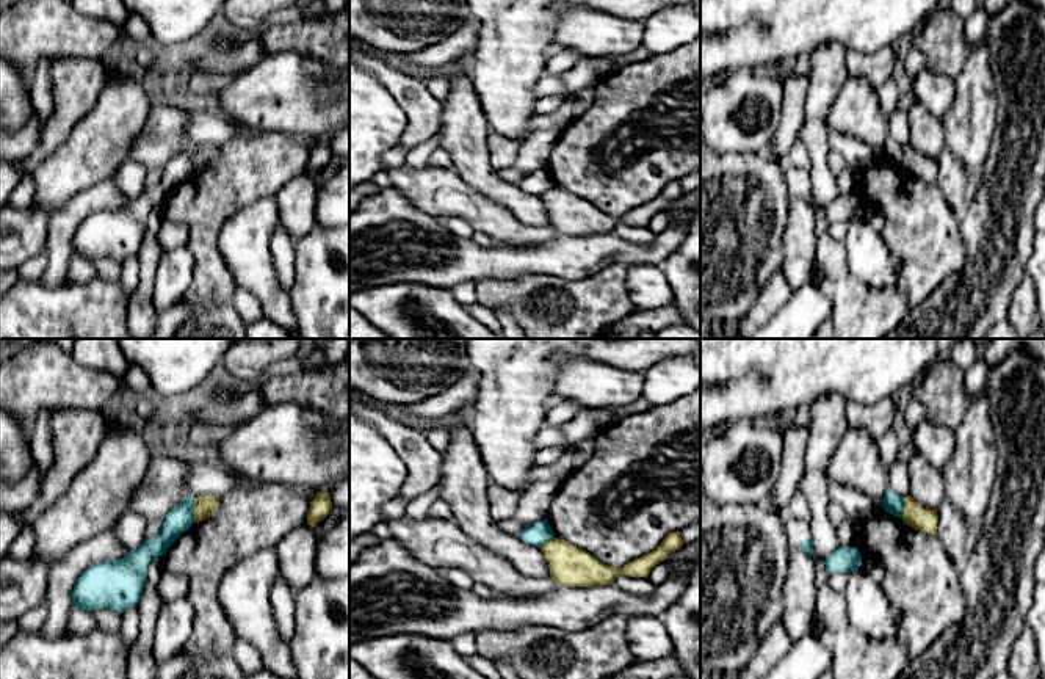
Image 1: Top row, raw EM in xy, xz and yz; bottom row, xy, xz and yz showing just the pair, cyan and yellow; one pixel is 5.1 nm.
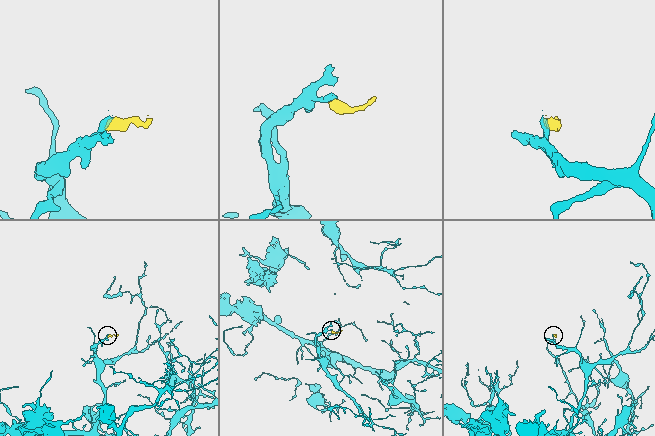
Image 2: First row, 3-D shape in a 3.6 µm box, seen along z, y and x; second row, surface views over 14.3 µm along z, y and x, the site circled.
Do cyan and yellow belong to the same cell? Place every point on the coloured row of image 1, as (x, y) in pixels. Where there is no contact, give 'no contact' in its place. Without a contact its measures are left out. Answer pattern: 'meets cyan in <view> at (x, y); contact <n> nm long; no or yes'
meets cyan in xy at (193, 510); contact 130 nm long; no

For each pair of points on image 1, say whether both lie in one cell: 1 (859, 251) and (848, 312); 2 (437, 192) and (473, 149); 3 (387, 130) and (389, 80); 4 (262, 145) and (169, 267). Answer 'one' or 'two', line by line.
1: two
2: two
3: two
4: two

